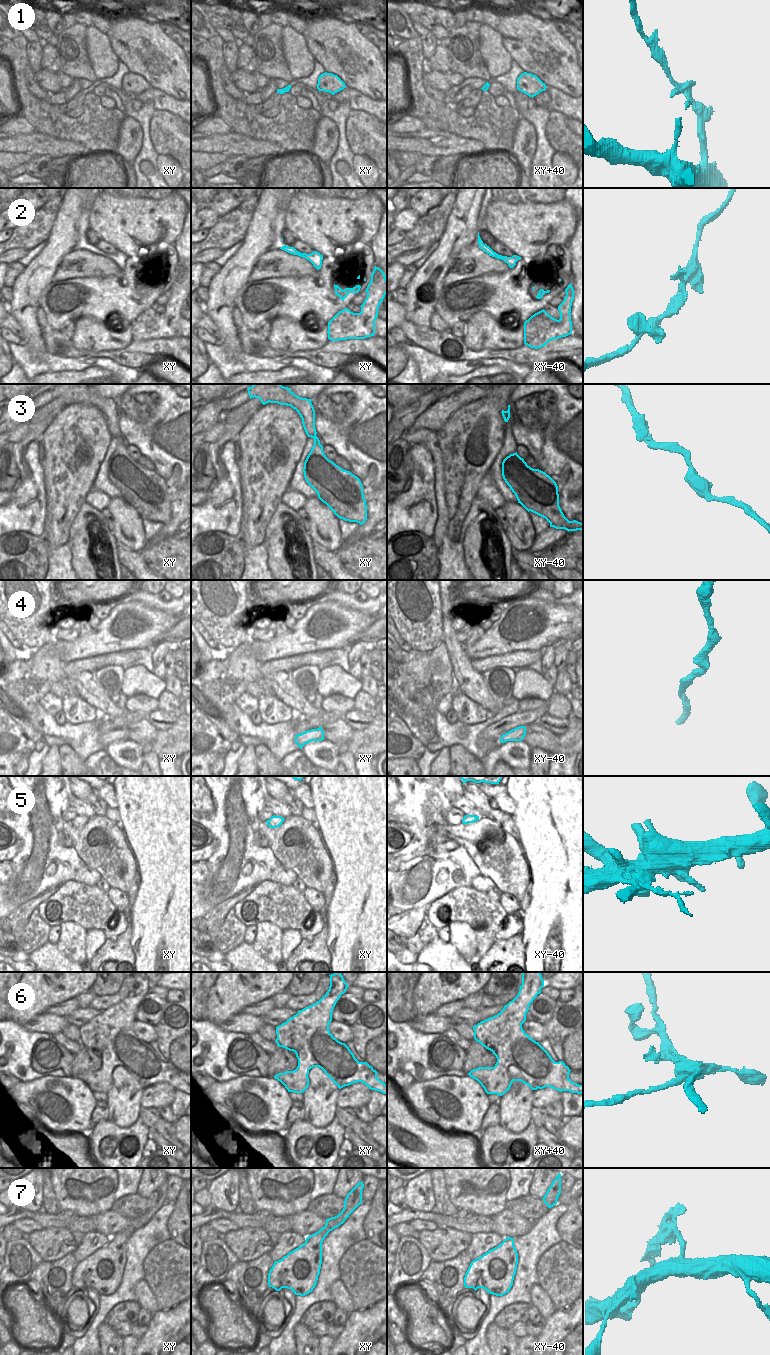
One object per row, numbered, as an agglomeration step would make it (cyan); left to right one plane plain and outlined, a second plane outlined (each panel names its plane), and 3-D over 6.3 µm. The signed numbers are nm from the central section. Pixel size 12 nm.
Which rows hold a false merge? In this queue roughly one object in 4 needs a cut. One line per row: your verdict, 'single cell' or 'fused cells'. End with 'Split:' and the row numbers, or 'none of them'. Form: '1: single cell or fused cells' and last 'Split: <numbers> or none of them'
1: single cell
2: single cell
3: single cell
4: single cell
5: single cell
6: fused cells
7: fused cells
Split: 6, 7

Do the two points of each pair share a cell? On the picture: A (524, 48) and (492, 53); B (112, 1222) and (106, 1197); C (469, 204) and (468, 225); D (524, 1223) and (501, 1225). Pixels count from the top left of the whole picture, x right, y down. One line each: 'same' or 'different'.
A: different
B: different
C: same
D: same

